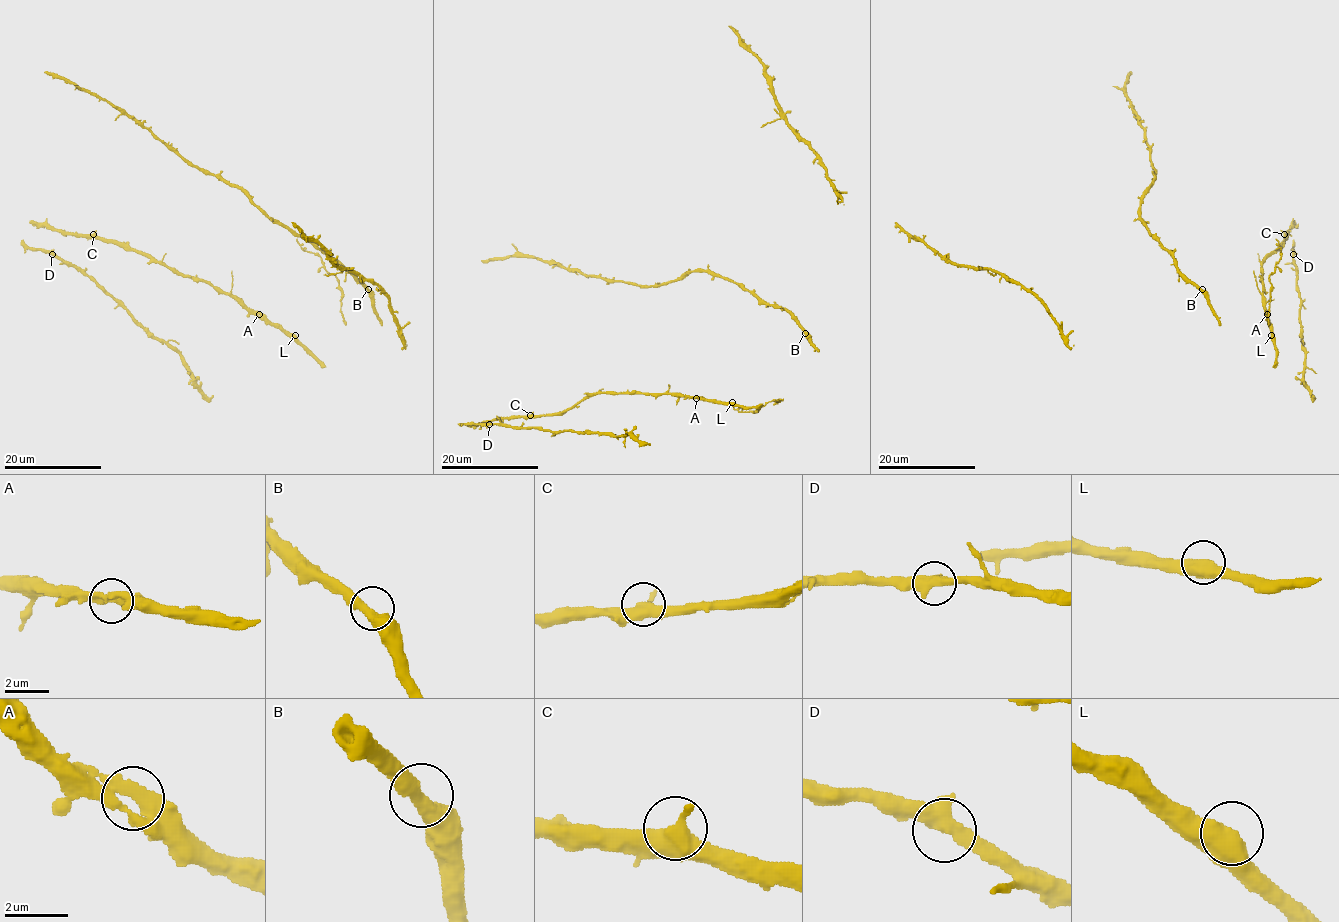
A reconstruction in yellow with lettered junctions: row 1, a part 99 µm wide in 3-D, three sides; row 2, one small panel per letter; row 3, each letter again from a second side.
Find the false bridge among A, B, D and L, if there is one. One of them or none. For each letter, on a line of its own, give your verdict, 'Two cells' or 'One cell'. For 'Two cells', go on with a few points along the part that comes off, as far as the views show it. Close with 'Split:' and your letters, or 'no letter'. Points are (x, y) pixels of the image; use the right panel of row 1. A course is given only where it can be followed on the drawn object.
A: One cell
B: One cell
D: One cell
L: One cell
Split: no letter

